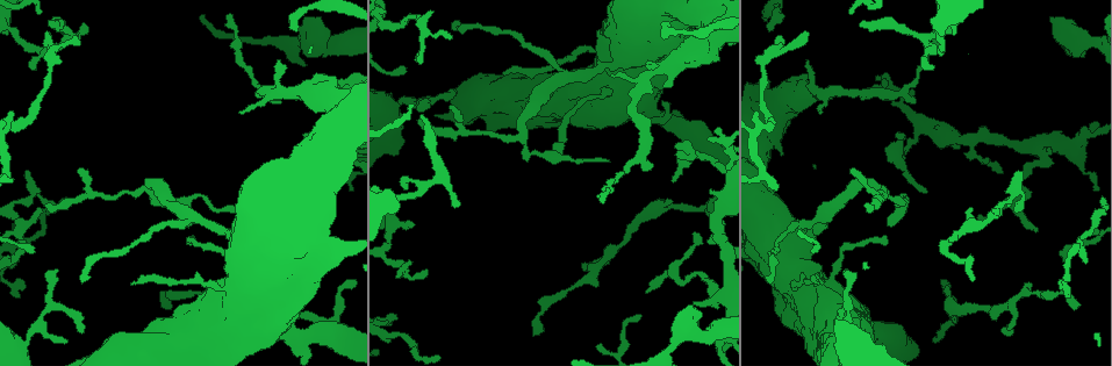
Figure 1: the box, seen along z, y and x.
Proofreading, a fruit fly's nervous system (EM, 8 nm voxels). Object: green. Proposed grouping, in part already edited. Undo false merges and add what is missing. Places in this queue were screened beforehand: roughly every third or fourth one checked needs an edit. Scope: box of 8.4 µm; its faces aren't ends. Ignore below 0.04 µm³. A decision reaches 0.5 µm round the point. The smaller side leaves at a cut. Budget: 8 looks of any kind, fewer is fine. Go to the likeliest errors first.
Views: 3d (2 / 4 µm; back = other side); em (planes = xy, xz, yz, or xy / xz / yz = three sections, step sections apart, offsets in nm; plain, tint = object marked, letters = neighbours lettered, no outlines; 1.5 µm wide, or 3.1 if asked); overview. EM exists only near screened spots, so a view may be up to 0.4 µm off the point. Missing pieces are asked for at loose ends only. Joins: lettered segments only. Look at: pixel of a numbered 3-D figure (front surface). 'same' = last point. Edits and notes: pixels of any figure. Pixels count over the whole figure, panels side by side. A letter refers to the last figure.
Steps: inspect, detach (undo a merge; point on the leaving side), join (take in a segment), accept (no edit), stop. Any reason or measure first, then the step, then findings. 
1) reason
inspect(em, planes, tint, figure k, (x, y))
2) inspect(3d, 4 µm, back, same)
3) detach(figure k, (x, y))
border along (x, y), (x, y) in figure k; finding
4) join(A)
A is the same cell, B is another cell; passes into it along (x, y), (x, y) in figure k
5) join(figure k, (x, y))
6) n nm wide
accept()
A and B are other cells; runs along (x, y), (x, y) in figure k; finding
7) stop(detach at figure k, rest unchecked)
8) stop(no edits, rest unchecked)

free end
inspect(em, xz, step 4, plain, figure 1, (169, 306))

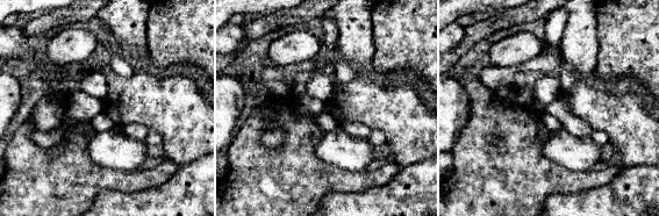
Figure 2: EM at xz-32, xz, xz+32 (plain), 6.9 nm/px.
where the object lies
inspect(em, xz, step 4, tint, same)

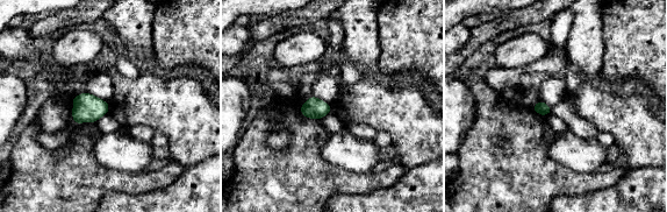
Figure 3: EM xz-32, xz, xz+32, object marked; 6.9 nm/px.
see the neighbours
inspect(em, xz, step 4, letters, same)

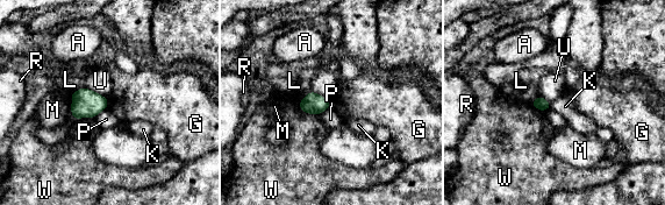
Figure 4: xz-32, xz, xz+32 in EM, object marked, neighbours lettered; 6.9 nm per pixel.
accept()
A, G, K, L, M, P, R, U and W are other cells; border along (85, 86), (106, 98) in figure 4; none of them fits

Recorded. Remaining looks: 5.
sharp bend
inspect(em, planes, letters, figure 1, (19, 250))

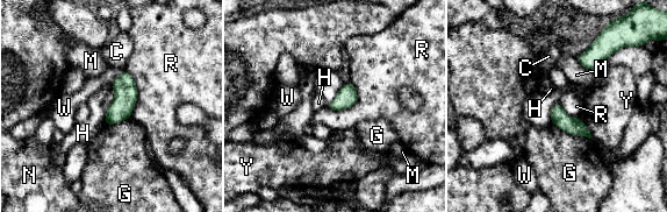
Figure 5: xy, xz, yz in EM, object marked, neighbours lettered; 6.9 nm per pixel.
120 nm wide; G touches over 320 nm
accept()
C, G, H, M, N, R, W and Y are other cells; continuous, no second neuron

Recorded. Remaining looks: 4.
calibre changes
inspect(em, xz, step 4, tint, figure 1, (24, 345))

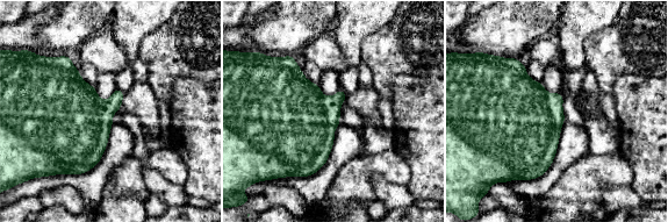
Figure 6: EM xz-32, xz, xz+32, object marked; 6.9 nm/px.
inspect(em, planes, letters, same)

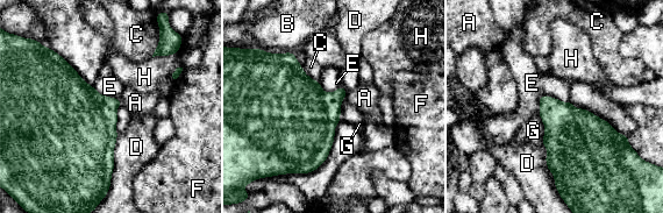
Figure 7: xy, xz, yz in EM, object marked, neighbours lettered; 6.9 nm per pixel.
300 nm wide
accept()
A, B, C, D, E, F, G and H are other cells; border along (121, 104), (116, 111), (116, 133) in figure 7; all the same neuron

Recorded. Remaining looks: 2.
stop(no edits, rest unchecked)

